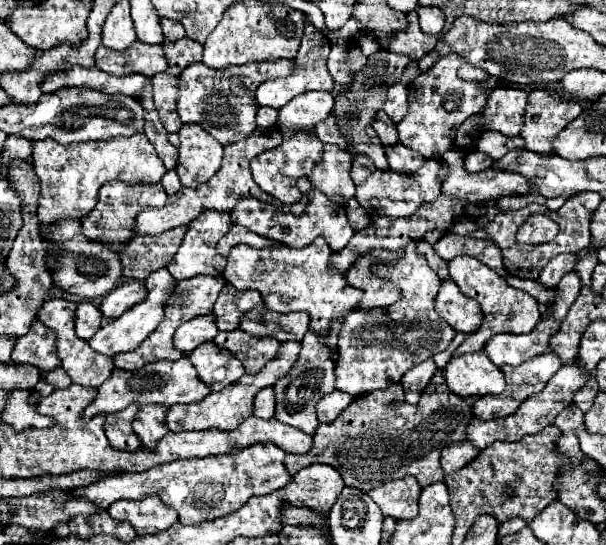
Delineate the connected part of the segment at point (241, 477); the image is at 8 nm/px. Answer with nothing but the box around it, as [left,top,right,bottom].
[70,444,292,524]

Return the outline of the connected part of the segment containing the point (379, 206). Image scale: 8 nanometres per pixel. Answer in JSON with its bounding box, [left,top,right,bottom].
[350,156,442,218]

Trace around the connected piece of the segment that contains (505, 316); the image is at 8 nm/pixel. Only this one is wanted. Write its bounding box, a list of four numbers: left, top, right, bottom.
[448,256,540,356]

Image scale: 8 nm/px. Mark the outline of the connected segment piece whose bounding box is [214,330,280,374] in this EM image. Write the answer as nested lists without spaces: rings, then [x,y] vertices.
[[[244,330],[218,332],[214,344],[228,350],[236,358],[242,358],[242,364],[248,374],[260,372],[264,364],[272,360],[276,356],[276,350],[280,348],[280,342],[276,342],[276,338],[256,338],[246,334]]]

